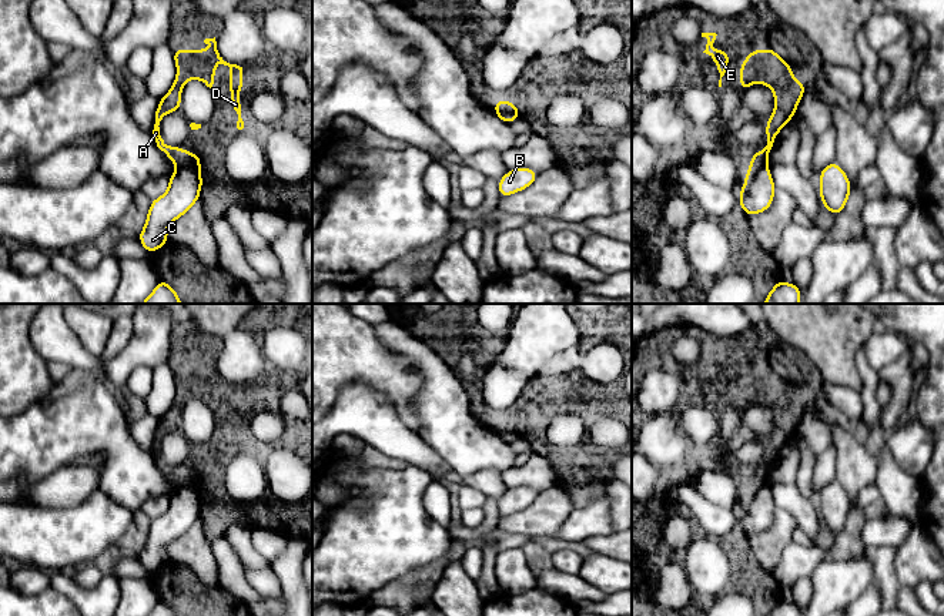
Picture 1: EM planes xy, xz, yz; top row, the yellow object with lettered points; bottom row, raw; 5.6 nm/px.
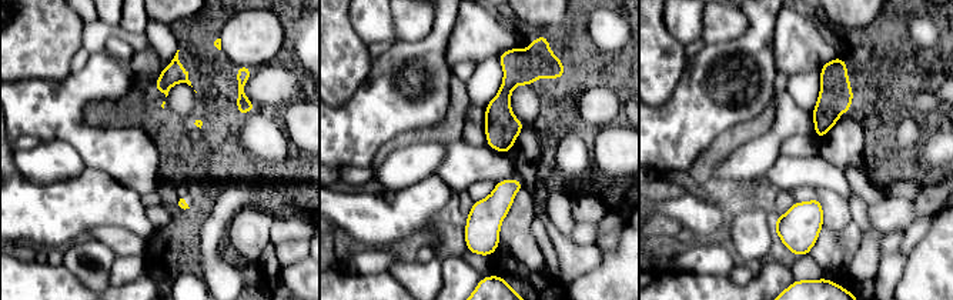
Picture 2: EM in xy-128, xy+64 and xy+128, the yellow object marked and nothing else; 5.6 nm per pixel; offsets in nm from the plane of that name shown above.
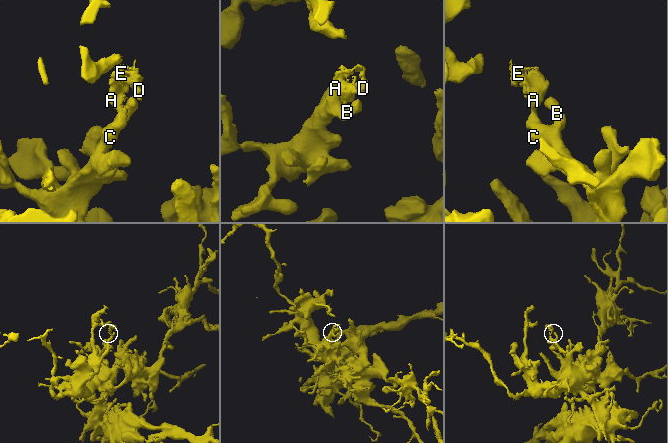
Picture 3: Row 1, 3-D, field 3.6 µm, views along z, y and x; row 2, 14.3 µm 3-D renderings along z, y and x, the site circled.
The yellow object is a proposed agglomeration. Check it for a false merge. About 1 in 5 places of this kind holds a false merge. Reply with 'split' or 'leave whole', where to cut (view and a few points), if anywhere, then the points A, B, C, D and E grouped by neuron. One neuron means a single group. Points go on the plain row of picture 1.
split | xy (177, 486), (194, 485), (198, 489) | A D E / B C

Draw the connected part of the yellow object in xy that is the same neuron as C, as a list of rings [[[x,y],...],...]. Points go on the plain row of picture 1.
[[[197,486],[177,488],[168,499],[167,512],[151,519],[147,540],[138,553],[138,560],[148,573],[170,562],[167,548],[200,519],[202,500]]]

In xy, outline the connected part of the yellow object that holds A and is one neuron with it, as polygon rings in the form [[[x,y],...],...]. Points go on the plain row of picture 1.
[[[205,358],[205,364],[210,364],[210,369],[184,369],[173,368],[174,382],[177,385],[177,396],[170,411],[158,419],[155,431],[155,443],[153,449],[157,466],[175,483],[177,488],[194,485],[201,488],[201,476],[193,471],[191,473],[183,466],[170,466],[160,455],[160,441],[164,435],[181,429],[181,411],[185,402],[191,398],[201,399],[214,412],[212,404],[215,396],[215,382],[230,386],[230,416],[231,426],[238,439],[232,443],[237,453],[247,451],[247,439],[244,438],[244,428],[240,422],[240,411],[244,404],[242,386],[230,384],[222,379],[217,369],[217,361],[214,358]]]

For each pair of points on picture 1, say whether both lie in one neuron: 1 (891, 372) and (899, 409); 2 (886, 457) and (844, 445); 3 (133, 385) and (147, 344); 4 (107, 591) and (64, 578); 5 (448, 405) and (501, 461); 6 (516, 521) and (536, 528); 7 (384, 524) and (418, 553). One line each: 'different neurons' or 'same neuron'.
1: same neuron
2: different neurons
3: different neurons
4: same neuron
5: same neuron
6: same neuron
7: same neuron

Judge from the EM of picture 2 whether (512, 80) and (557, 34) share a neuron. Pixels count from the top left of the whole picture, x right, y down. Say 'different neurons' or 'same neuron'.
same neuron

